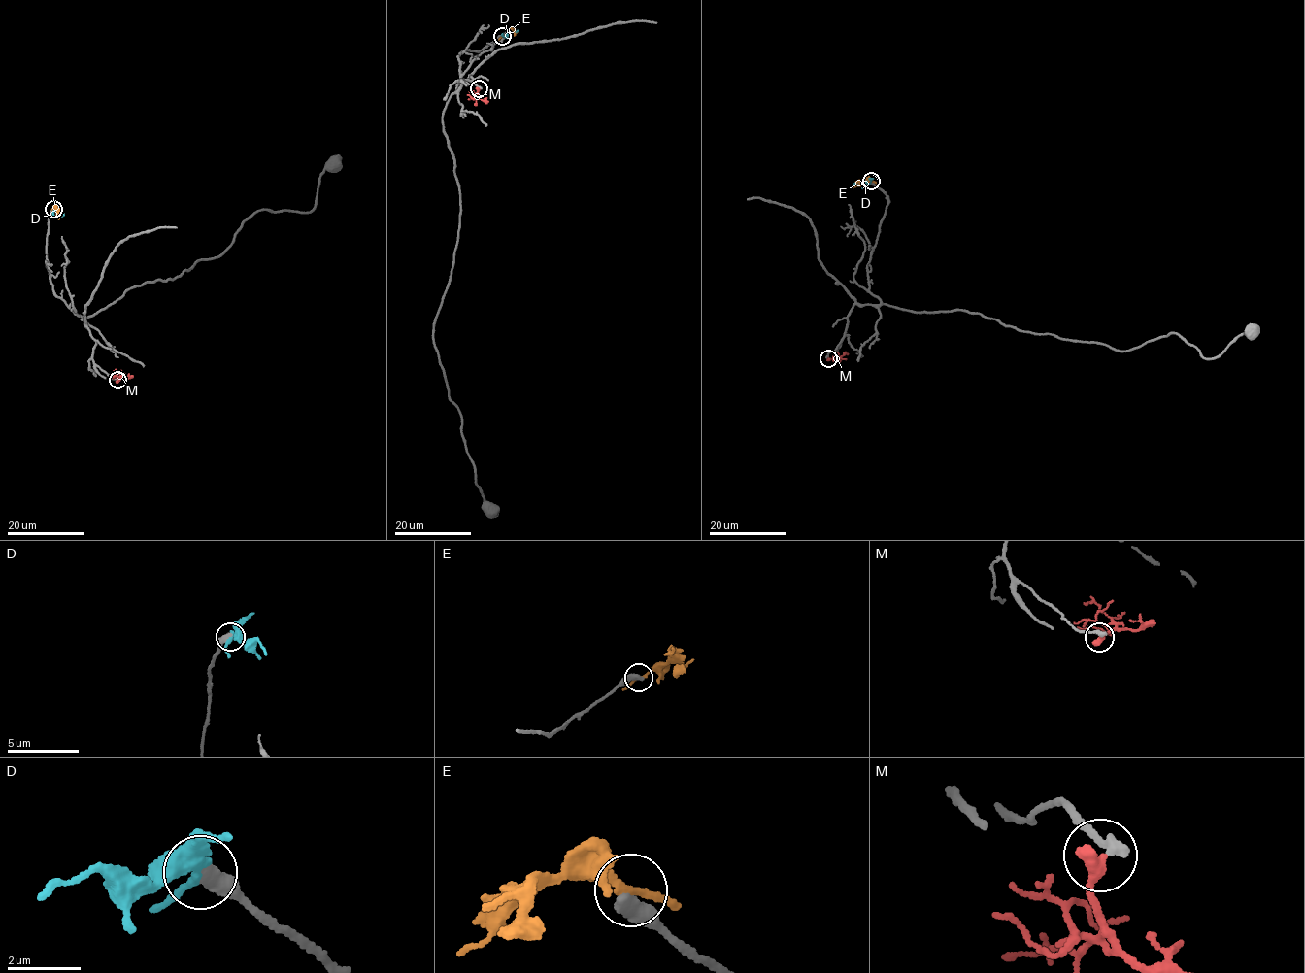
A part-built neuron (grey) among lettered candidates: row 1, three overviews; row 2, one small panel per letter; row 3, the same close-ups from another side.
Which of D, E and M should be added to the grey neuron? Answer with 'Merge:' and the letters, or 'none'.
Merge: none

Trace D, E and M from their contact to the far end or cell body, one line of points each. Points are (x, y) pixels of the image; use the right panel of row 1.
D: (870, 182), (853, 184)
E: (871, 181), (863, 180), (853, 187)
M: (827, 358), (835, 359), (848, 354)

